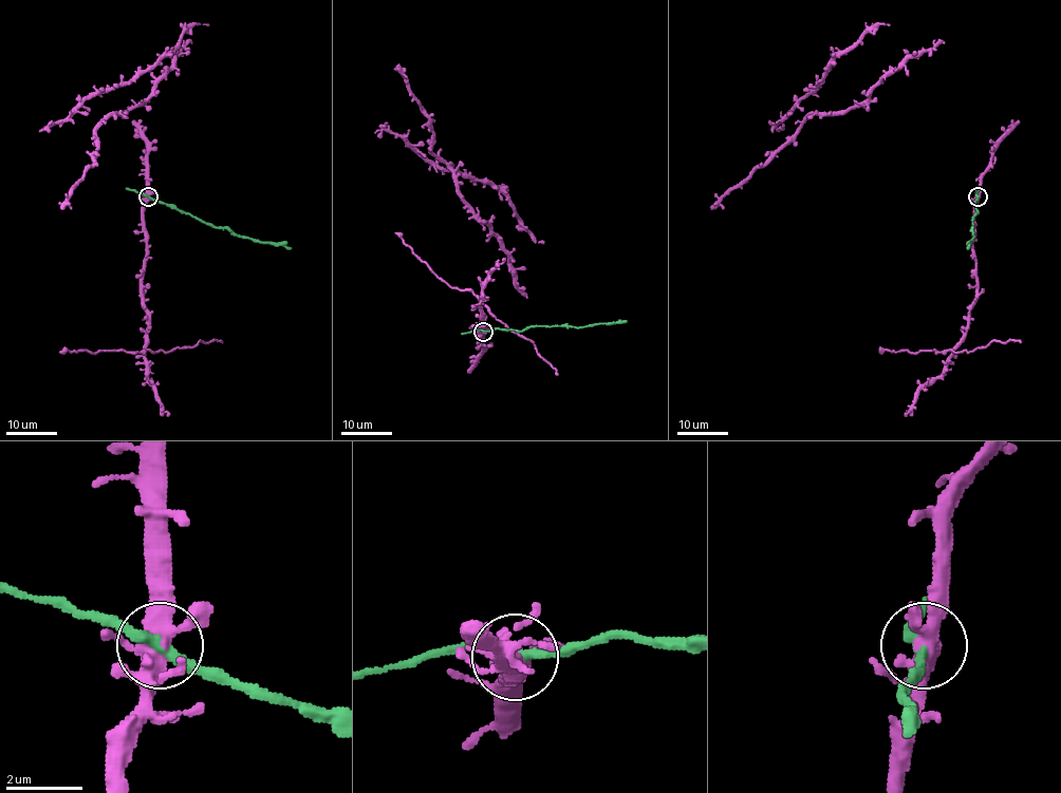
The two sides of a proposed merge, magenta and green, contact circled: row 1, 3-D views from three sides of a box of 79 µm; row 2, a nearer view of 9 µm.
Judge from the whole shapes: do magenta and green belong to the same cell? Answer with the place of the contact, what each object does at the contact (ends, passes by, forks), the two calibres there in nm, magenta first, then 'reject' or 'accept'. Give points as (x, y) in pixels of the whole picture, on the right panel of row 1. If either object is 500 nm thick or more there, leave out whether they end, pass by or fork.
(978, 196) | magenta forks | green passes by | 440/280 nm | reject

